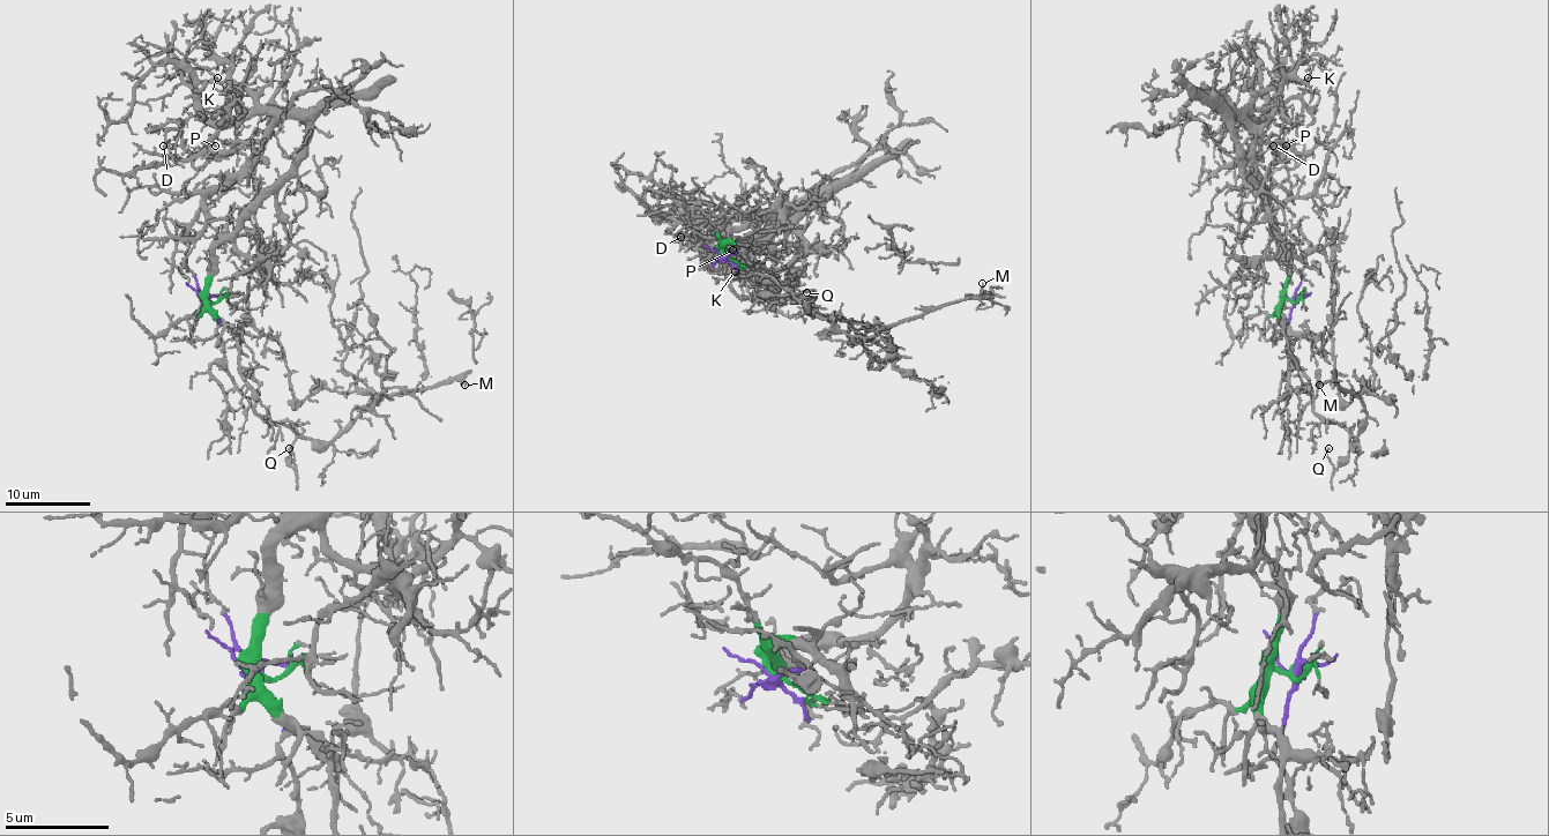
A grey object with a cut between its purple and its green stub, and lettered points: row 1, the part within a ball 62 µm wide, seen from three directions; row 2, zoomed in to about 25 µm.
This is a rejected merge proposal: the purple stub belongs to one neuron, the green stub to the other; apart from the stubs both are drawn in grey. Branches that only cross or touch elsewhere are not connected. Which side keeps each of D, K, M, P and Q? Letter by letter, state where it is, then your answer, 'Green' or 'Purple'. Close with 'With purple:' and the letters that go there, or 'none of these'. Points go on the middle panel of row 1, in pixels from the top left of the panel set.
D: Place: (680, 237). Green
K: Place: (735, 271). Green
M: Place: (982, 283). Purple
P: Place: (732, 249). Green
Q: Place: (806, 292). Purple
With purple: M, Q

